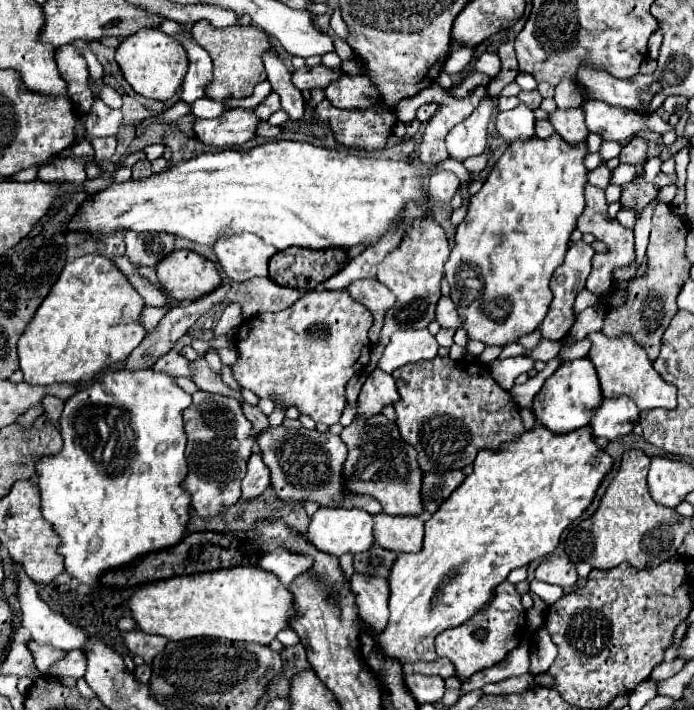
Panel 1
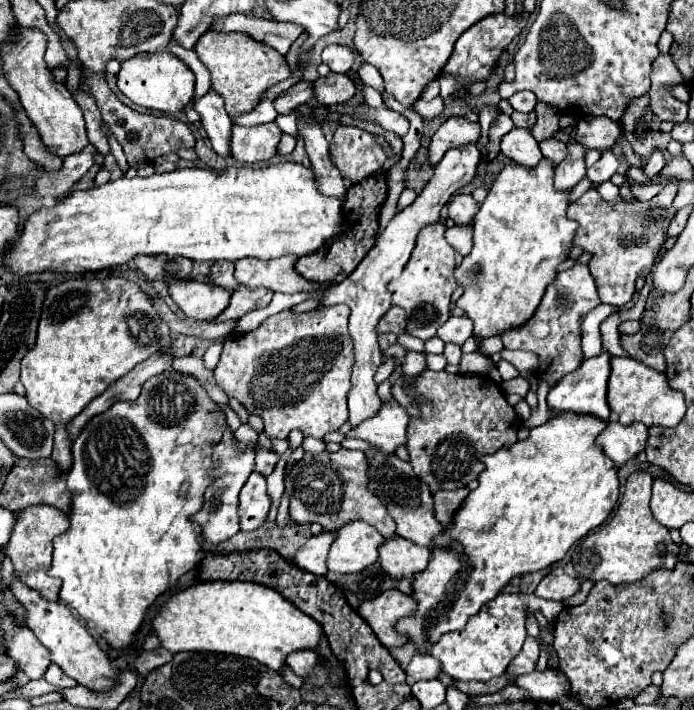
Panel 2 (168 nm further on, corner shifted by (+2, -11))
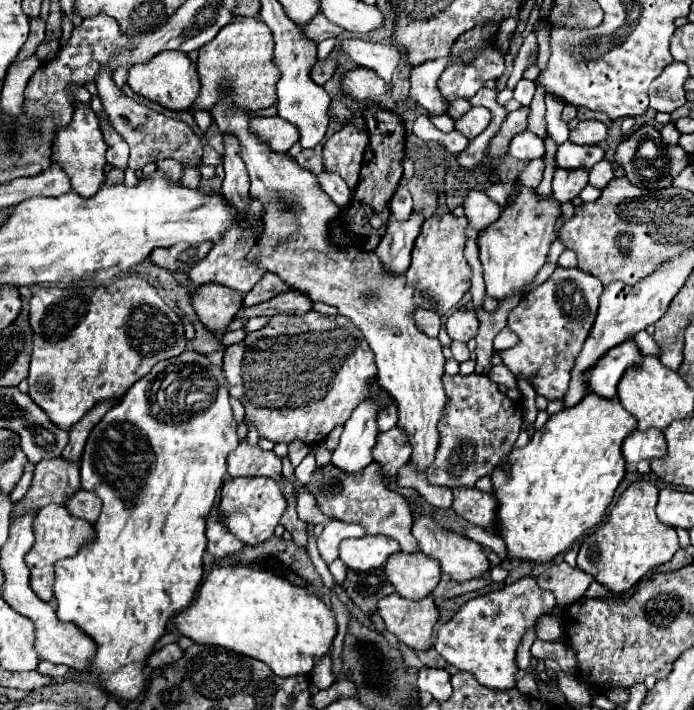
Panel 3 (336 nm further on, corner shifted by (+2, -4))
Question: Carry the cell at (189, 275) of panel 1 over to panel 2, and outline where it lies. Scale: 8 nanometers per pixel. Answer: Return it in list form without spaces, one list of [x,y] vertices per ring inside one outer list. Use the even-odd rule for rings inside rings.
[[[184,279],[168,285],[170,297],[184,311],[186,317],[196,321],[210,321],[228,307],[230,291],[216,287],[210,281]]]

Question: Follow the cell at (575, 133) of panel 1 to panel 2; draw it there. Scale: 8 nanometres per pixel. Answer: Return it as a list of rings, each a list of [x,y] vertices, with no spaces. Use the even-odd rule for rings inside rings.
[[[572,131],[572,133],[570,133],[570,139],[568,139],[568,143],[566,143],[566,147],[568,147],[566,159],[556,165],[554,185],[556,185],[556,189],[560,189],[560,191],[572,189],[572,187],[586,175],[586,163],[584,163],[586,147],[580,147],[580,143],[572,143],[572,135],[576,135],[576,133]]]

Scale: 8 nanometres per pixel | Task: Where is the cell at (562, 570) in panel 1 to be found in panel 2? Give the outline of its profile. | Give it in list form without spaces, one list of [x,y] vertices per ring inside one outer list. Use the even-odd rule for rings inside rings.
[[[562,567],[552,569],[536,587],[536,595],[542,599],[552,599],[552,601],[564,601],[570,595],[574,595],[580,589],[580,579],[568,577]]]

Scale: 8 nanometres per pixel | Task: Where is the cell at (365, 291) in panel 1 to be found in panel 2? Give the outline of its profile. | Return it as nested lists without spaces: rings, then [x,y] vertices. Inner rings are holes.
[[[394,305],[388,311],[388,315],[384,319],[380,319],[380,323],[376,325],[376,333],[378,335],[384,335],[384,333],[396,333],[396,335],[400,335],[402,329],[404,329],[404,321],[406,321],[404,311]]]

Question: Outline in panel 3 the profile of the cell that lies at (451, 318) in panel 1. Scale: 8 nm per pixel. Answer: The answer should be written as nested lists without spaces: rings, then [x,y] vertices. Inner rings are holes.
[[[456,310],[446,320],[446,332],[452,340],[468,342],[468,340],[476,338],[478,324],[480,322],[472,310]]]

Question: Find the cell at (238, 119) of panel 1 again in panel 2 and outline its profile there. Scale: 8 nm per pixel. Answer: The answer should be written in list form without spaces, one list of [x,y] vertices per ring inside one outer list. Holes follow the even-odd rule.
[[[264,123],[254,127],[232,125],[230,155],[246,163],[268,161],[276,155],[280,137],[282,137],[282,131],[276,127],[276,123]]]

